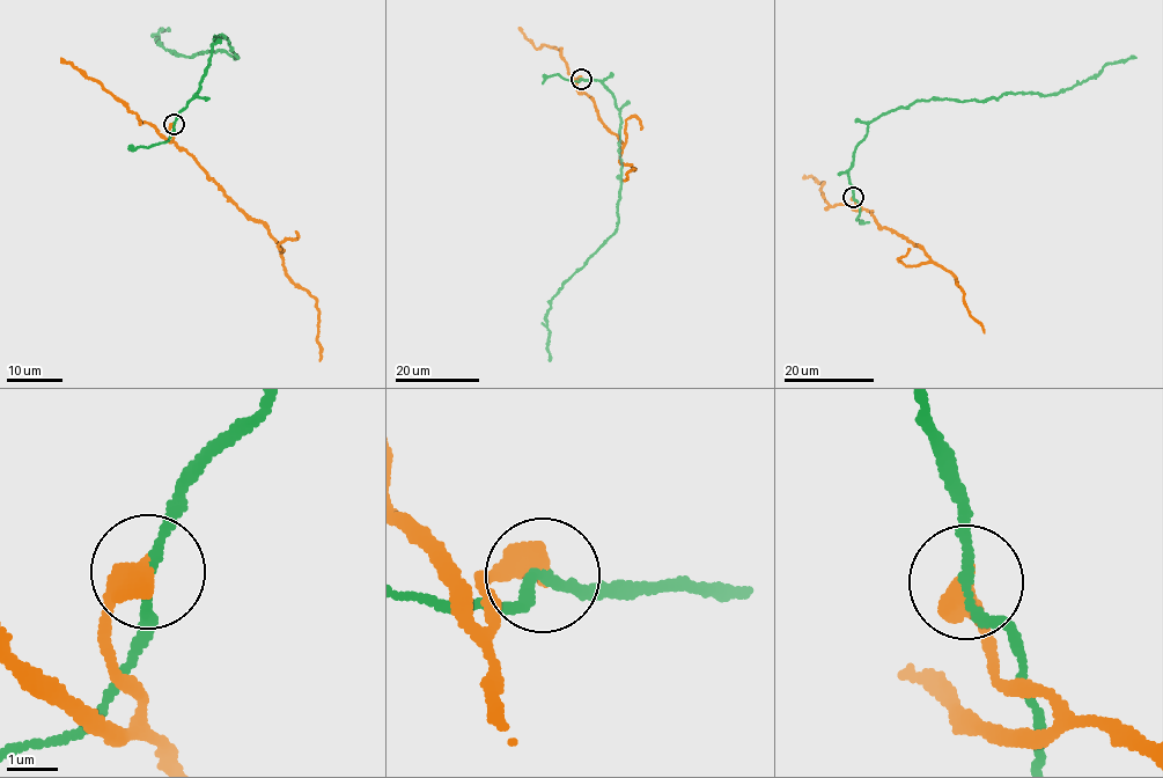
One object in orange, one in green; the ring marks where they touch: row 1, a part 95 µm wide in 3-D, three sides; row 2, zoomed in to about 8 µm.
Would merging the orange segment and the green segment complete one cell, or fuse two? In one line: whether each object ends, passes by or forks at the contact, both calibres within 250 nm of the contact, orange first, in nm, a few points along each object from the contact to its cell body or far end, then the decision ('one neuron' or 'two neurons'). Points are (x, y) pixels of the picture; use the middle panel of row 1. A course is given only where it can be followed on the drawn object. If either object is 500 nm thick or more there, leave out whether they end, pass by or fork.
550 nm thick on the orange side, 170 nm on the other; orange runs (581, 79), (575, 79), (576, 89), (594, 101), (600, 119), (624, 144), (619, 161), (634, 169), (623, 181); green runs (581, 79), (600, 81), (620, 110), (617, 229), (551, 300), (546, 317), (549, 360); two neurons

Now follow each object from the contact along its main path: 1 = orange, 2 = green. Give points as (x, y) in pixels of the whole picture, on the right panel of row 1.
1: (853, 197), (856, 205), (871, 212), (882, 228), (903, 234), (952, 276), (962, 290), (968, 312), (985, 332)
2: (853, 197), (848, 173), (855, 148), (881, 116), (933, 98), (1055, 95), (1096, 76), (1104, 65), (1135, 57)

